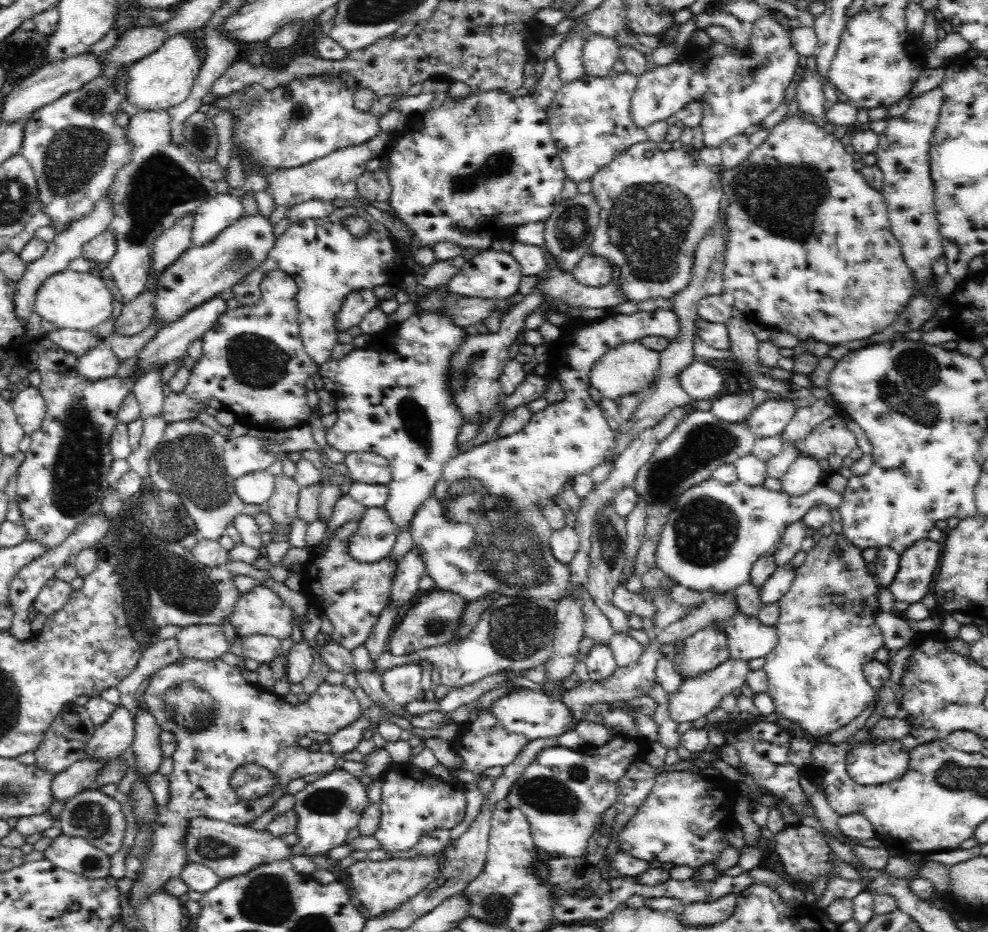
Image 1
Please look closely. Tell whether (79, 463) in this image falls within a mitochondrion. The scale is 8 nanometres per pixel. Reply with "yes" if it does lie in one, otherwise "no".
yes

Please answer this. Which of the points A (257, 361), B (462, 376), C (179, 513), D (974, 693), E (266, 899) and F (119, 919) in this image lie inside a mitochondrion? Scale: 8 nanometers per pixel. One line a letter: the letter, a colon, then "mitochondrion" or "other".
A: mitochondrion
B: mitochondrion
C: mitochondrion
D: other
E: mitochondrion
F: other

